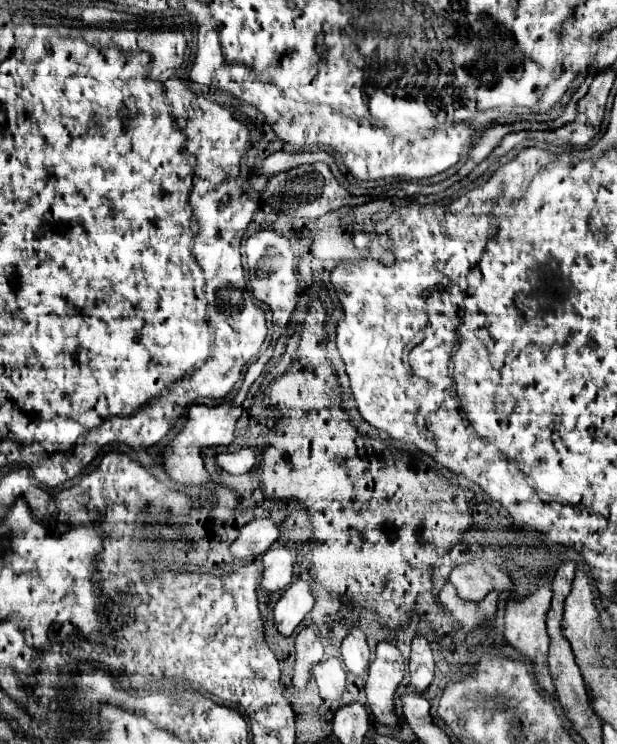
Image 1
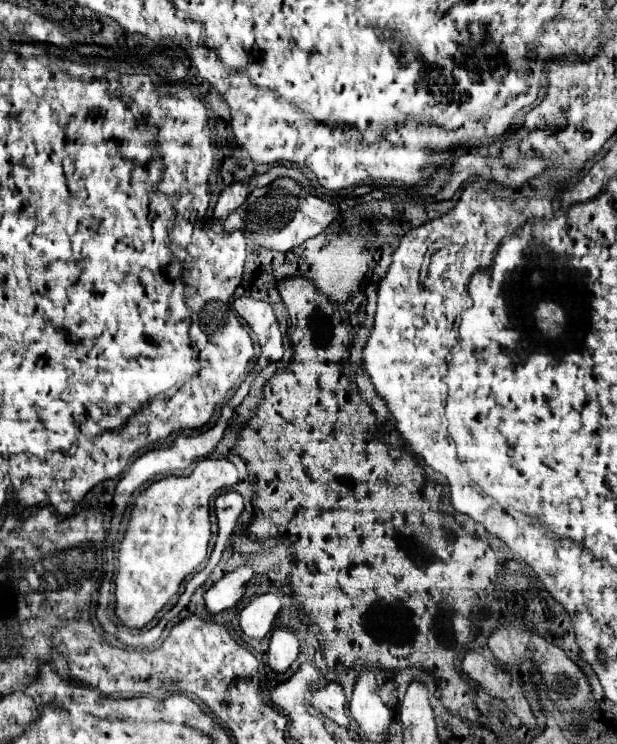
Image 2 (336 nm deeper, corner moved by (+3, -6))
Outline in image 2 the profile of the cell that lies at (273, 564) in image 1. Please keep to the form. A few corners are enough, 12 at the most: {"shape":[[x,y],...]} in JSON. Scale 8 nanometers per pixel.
{"shape":[[276,586],[250,600],[240,612],[240,628],[264,638],[280,612]]}

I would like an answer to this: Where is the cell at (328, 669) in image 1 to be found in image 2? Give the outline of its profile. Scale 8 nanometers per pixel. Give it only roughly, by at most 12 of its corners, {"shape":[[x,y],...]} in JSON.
{"shape":[[338,682],[314,690],[310,702],[326,718],[348,726]]}

